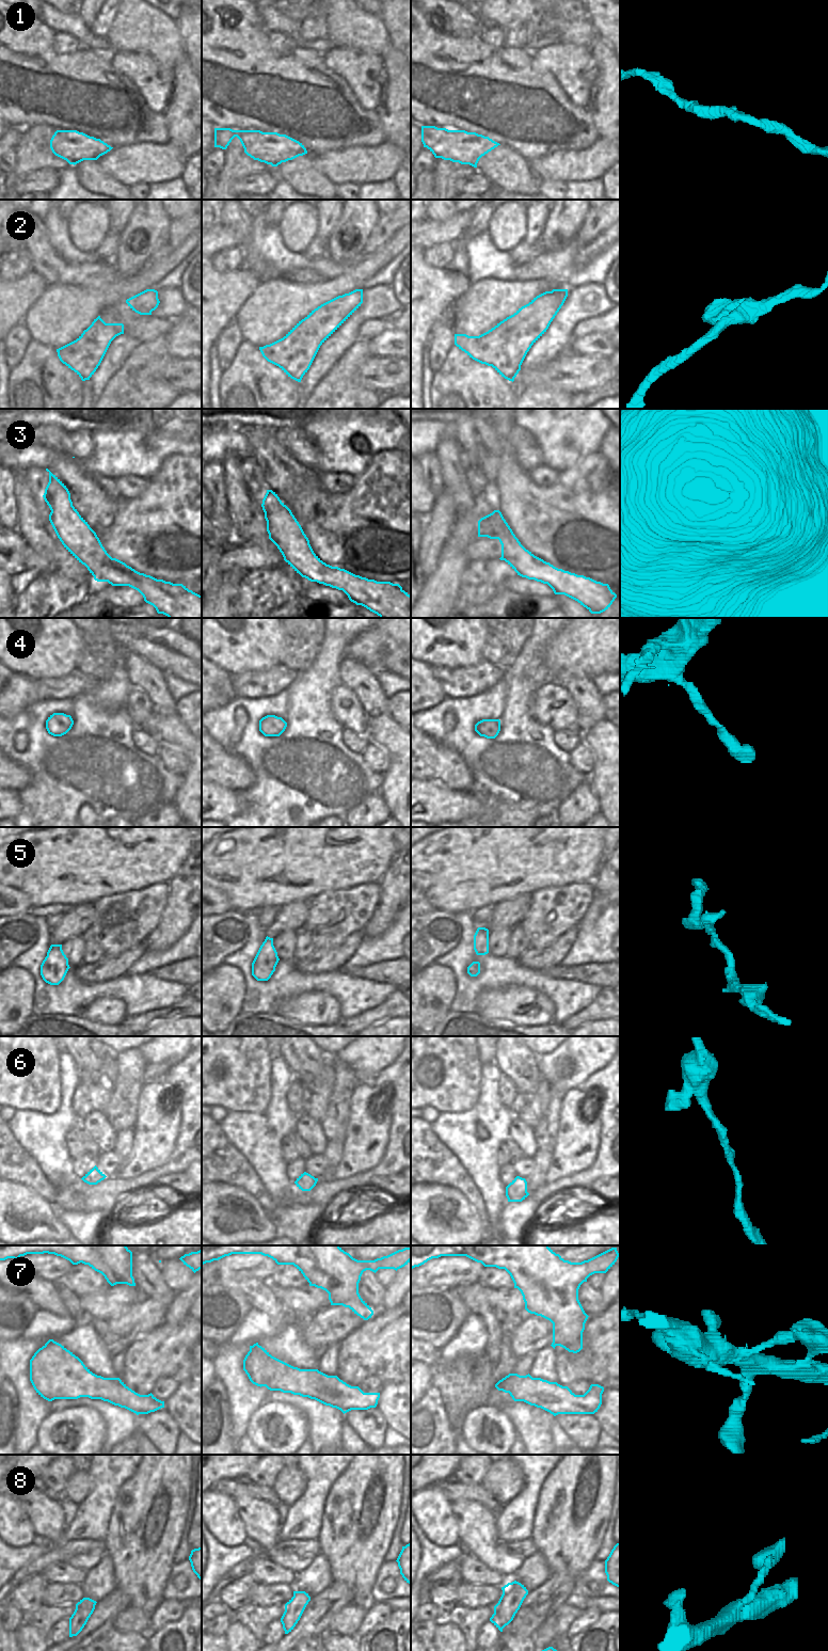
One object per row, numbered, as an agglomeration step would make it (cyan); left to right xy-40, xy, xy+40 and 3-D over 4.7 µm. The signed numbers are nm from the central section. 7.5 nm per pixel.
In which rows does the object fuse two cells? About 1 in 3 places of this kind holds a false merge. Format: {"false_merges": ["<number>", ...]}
{"false_merges": ["3"]}

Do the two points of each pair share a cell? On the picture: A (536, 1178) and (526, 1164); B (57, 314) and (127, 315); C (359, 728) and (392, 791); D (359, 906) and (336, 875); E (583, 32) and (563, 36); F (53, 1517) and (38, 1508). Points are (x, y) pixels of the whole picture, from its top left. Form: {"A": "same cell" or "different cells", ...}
{"A": "different cells", "B": "different cells", "C": "different cells", "D": "different cells", "E": "same cell", "F": "same cell"}

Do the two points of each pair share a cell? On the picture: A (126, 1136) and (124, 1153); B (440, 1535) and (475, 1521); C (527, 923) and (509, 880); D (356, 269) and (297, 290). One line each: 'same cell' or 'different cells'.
A: same cell
B: different cells
C: different cells
D: same cell

